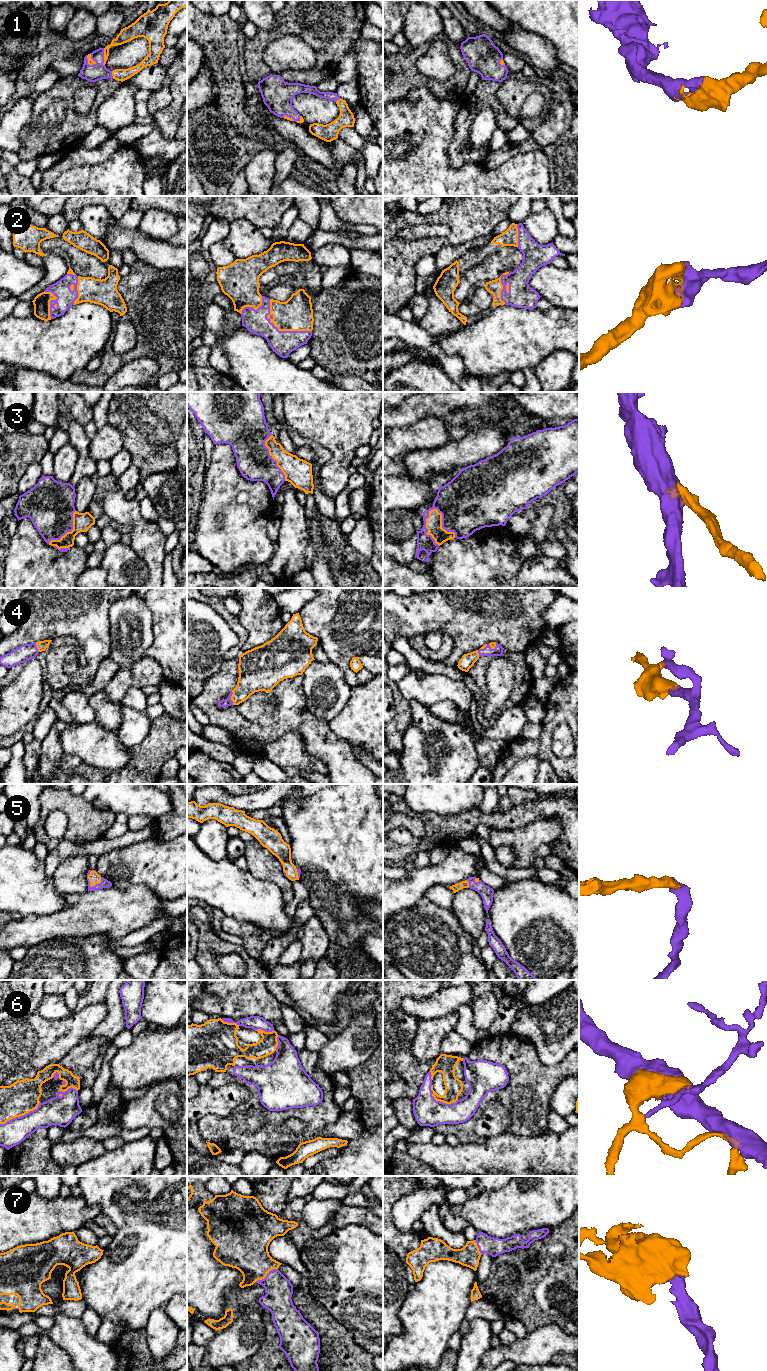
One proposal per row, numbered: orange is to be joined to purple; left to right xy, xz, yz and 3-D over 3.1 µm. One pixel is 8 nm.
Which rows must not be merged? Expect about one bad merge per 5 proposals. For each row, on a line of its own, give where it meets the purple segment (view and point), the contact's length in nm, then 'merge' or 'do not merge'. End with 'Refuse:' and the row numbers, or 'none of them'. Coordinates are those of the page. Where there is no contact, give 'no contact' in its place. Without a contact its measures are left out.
1: contact xy (103, 57); length 140 nm; merge
2: contact xz (280, 331); length 440 nm; merge
3: contact yz (442, 523); length 300 nm; merge
4: contact xz (230, 698); length 110 nm; merge
5: contact xy (88, 879); length 140 nm; merge
6: contact xy (20, 1116); length 380 nm; merge
7: contact xz (266, 1276); length 220 nm; merge
Refuse: none of them

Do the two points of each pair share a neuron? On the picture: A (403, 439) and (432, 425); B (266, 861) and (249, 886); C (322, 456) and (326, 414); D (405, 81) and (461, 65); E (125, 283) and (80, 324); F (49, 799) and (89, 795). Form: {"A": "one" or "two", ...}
{"A": "one", "B": "two", "C": "two", "D": "one", "E": "two", "F": "two"}

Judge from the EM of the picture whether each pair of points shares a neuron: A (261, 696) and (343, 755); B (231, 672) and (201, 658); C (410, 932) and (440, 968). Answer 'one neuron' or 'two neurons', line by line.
A: two neurons
B: two neurons
C: one neuron

